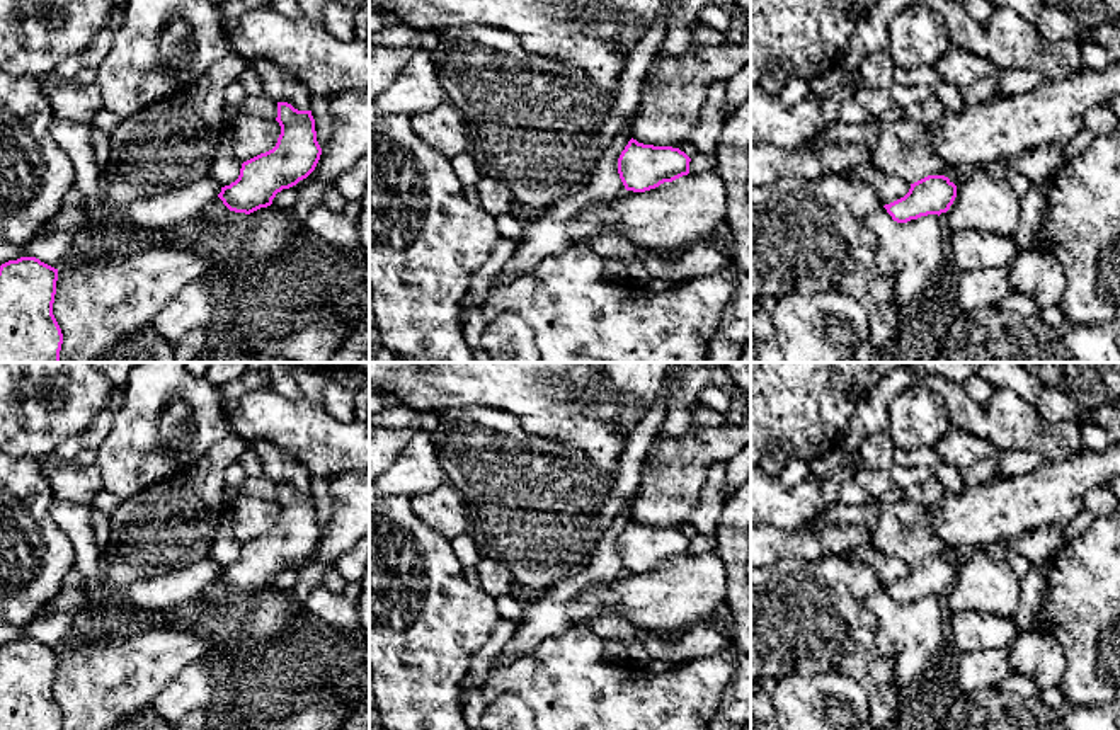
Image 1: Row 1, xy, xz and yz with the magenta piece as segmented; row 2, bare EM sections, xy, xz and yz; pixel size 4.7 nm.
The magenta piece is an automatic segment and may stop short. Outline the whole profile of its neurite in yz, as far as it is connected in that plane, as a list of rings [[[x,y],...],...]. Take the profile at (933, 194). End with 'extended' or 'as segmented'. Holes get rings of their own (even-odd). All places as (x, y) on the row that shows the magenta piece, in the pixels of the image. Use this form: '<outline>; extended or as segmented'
[[[928,175],[911,184],[909,192],[883,208],[897,223],[907,223],[928,214],[941,214],[957,197],[957,185],[945,175]]]; as segmented

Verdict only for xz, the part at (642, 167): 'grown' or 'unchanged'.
unchanged

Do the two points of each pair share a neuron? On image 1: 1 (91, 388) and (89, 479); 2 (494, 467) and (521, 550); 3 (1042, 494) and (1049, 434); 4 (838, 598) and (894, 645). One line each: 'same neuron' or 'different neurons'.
1: different neurons
2: same neuron
3: different neurons
4: different neurons

